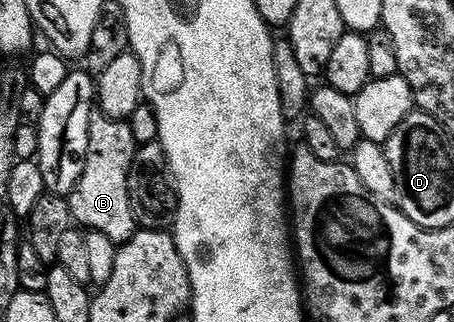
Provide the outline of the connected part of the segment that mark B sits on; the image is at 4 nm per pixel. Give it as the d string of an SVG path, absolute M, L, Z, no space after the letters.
M98 110L92 111L85 166L81 170L81 178L77 178L77 186L73 186L73 190L66 195L72 221L80 229L105 234L105 238L117 246L124 244L137 230L127 189L129 166L133 162L136 147L133 130L126 120L109 118Z

